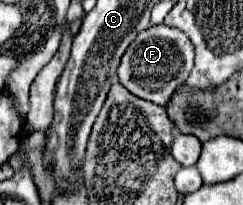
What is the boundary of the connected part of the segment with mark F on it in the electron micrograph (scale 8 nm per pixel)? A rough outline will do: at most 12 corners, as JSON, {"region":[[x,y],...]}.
{"region":[[167,24],[143,30],[119,82],[165,106],[193,68],[193,42]]}

